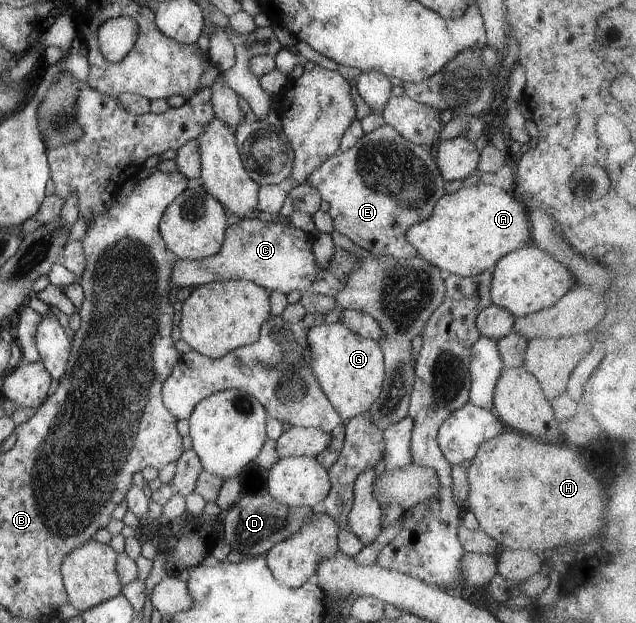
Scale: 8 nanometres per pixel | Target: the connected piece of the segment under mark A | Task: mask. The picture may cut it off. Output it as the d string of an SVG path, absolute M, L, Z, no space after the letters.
M492 184L465 186L455 193L444 194L434 206L432 215L410 226L406 237L422 257L440 271L450 271L460 277L474 277L486 269L493 269L496 262L514 250L532 244L528 210L516 194L506 193Z

